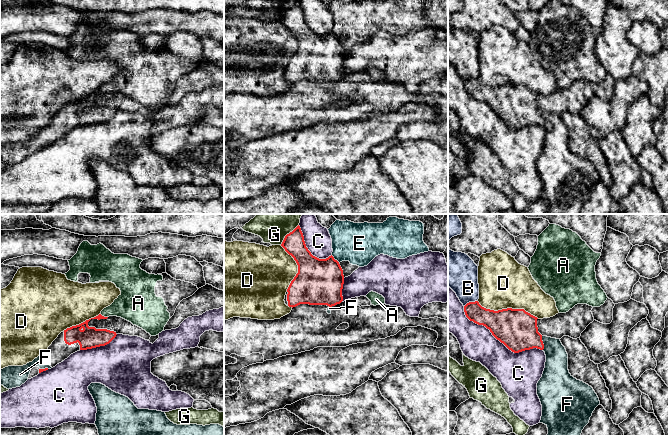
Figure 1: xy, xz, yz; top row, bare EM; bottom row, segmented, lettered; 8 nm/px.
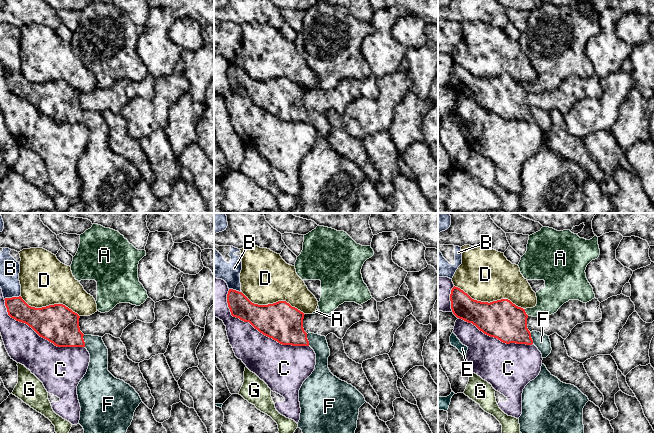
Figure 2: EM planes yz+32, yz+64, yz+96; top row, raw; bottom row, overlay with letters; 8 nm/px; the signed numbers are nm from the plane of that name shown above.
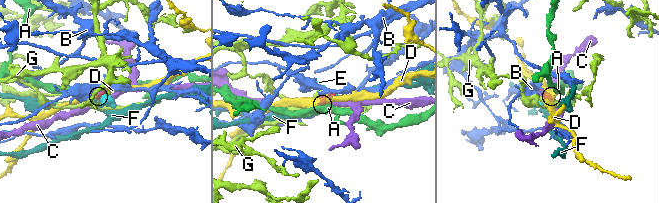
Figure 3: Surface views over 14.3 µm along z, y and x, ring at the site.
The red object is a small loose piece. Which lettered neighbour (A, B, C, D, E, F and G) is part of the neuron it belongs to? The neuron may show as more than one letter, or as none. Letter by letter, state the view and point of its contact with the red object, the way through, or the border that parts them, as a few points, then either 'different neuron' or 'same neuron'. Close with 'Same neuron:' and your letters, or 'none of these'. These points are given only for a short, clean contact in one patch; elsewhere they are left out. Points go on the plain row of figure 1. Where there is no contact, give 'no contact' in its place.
A: meets red in xy at (103, 92); border along xy (100, 89), (107, 93); different neuron
B: meets red in yz at (470, 78); different neuron
C: meets red in yz at (499, 116); different neuron
D: meets red in yz at (508, 84); different neuron
E: meets red in xz at (334, 35); different neuron
F: meets red in yz at (542, 119); same neuron
G: meets red in xz at (287, 10); different neuron
Same neuron: F

